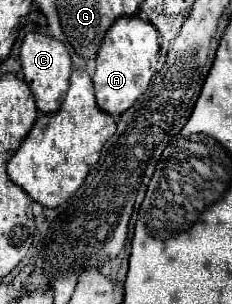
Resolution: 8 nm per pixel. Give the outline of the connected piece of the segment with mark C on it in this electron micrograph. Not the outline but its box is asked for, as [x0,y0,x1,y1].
[20,34,72,114]

